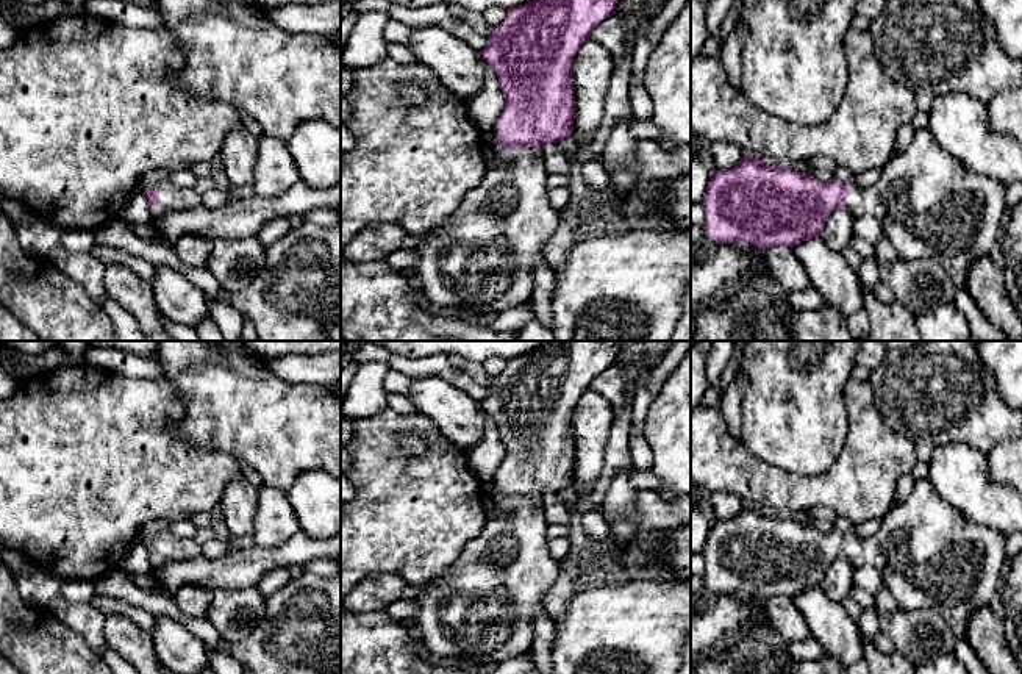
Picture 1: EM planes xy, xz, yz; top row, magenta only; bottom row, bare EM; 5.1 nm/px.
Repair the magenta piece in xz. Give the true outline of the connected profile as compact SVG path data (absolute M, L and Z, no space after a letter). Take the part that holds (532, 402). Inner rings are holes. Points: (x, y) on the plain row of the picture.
M566 341L563 344L545 344L508 360L506 369L492 377L488 397L480 405L494 419L505 447L505 460L494 479L502 499L494 507L502 516L488 518L483 532L464 546L455 563L444 574L422 585L422 591L417 596L419 613L411 619L411 627L417 641L433 657L444 660L464 657L498 665L531 652L534 640L533 619L538 615L547 615L544 596L559 574L559 561L552 557L547 546L544 496L559 493L574 483L574 408L581 394L589 389L591 382L602 371L614 364L617 349L622 342L625 341Z

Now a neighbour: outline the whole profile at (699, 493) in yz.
M691 482L691 497L697 500L697 507L705 514L709 525L713 525L717 521L717 514L711 502L711 494L713 493L709 493L703 486L699 486L694 482Z

